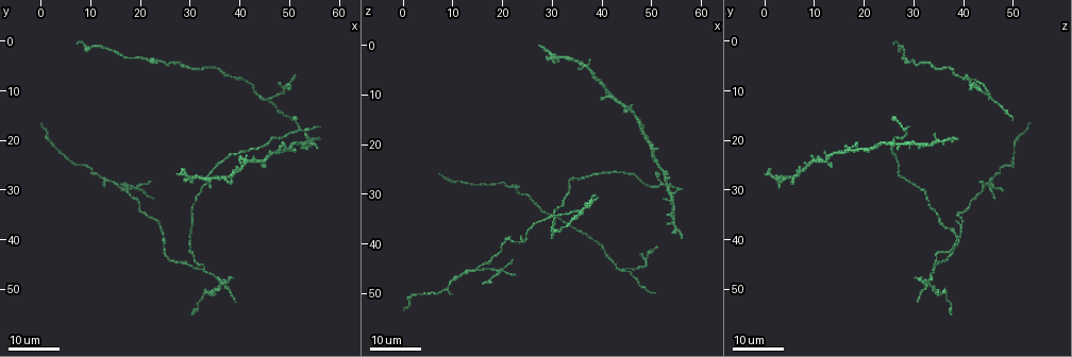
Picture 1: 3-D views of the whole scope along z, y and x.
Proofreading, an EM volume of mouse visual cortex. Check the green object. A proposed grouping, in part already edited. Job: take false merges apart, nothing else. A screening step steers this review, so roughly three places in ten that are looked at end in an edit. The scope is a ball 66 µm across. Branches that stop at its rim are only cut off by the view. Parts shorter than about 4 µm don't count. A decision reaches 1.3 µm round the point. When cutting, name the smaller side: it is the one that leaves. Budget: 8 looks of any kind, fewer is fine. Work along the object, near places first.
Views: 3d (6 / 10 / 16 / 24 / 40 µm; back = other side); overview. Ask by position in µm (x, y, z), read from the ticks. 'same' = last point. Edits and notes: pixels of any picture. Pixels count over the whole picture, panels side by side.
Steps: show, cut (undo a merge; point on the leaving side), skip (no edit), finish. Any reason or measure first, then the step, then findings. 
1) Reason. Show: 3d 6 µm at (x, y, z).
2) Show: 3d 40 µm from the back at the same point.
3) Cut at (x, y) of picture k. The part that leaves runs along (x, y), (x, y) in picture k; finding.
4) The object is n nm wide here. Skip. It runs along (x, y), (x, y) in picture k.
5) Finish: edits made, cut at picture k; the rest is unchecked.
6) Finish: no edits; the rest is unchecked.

Show: 3d 24 µm at (30.0, 42.5, 35.5).

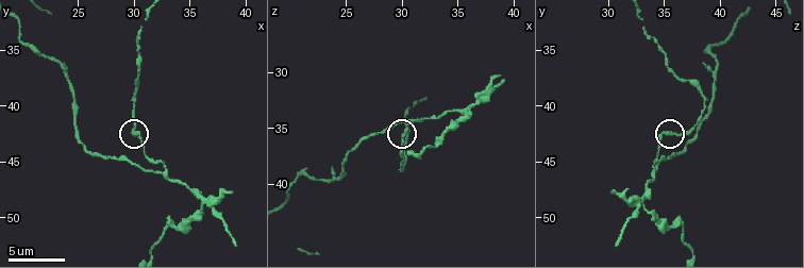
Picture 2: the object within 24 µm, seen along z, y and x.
Show: 3d 10 µm at (30.2, 42.4, 35.6).

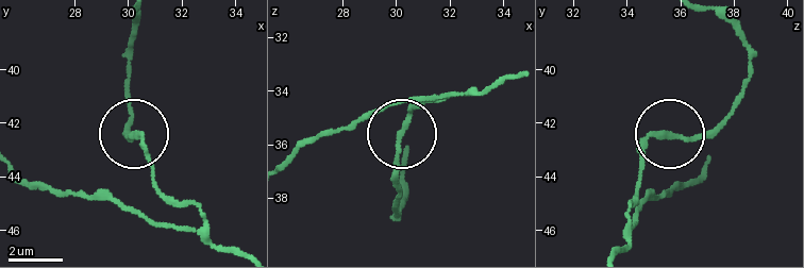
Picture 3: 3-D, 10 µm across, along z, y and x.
The object is 200 nm wide here. Skip. It runs along (137, 22), (130, 50), (130, 139), (149, 153), (151, 179) in picture 3; all the same neuron.

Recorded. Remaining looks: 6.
Show: 3d 16 µm at (36.4, 48.6, 32.8).

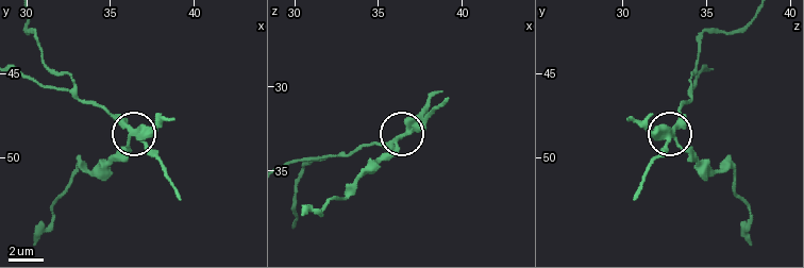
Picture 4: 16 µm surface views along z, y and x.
4 arms meet here. Cut at (151, 133) of picture 4. Two neurons meet here.

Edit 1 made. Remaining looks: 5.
Redraw. Show: overview.

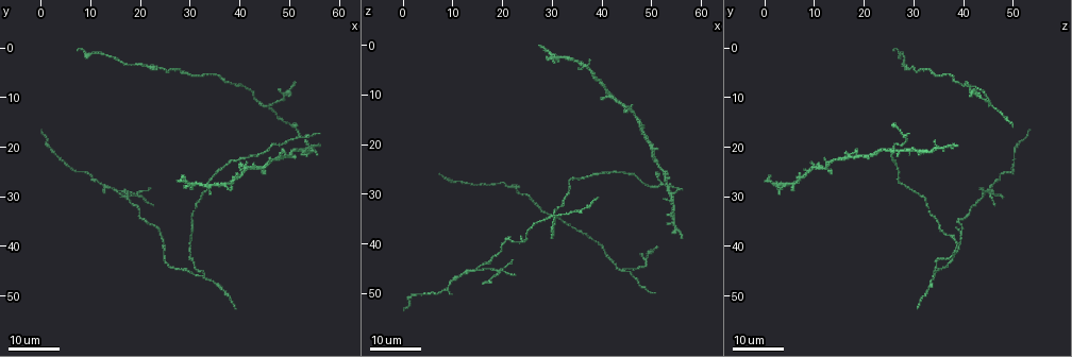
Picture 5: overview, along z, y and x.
Three-way junction. Show: 3d 16 µm at (32.5, 46.5, 34.5).

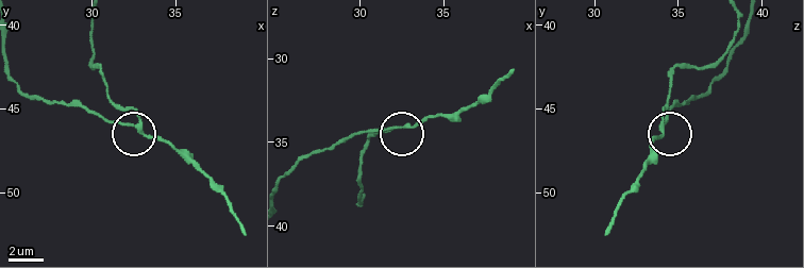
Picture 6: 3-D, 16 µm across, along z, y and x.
Closer look. Show: 3d 6 µm at (32.9, 46.1, 34.0).

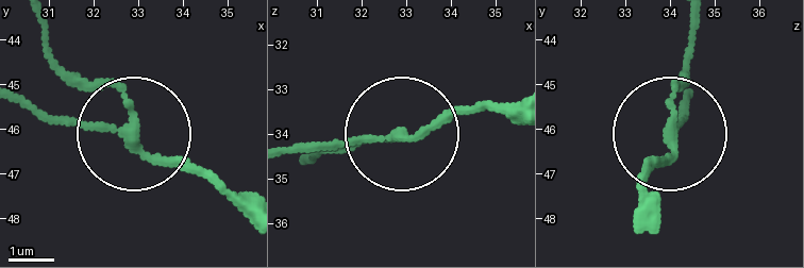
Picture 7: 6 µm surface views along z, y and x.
Skip. It runs along (694, 24), (649, 225) in picture 7; all the same neuron.

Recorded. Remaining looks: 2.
Small branch off a trunk. Show: 3d 24 µm at (8.5, 25.0, 49.5).

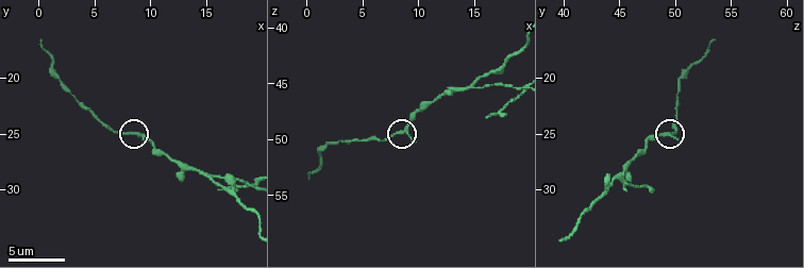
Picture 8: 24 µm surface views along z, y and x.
Show: 3d 6 µm at (8.4, 25.0, 49.2).

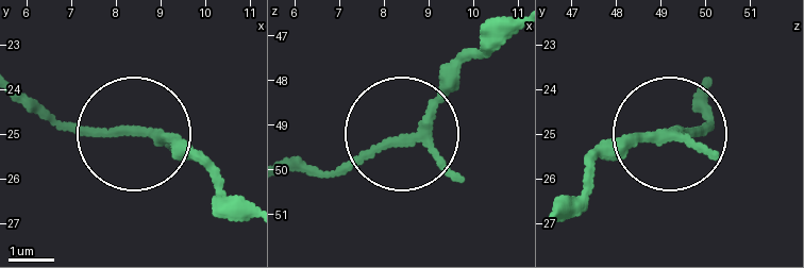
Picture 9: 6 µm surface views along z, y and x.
The object is 180 nm wide here. Skip. Continuous, no second neuron.

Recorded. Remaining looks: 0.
Finish: edits made, cut at picture 4; the rest is unchecked.

